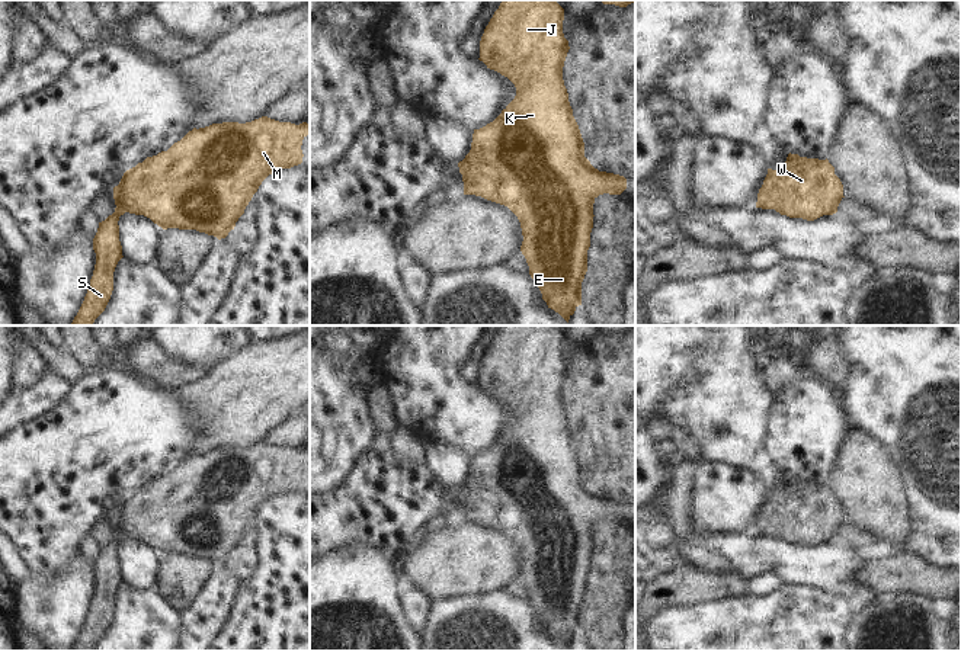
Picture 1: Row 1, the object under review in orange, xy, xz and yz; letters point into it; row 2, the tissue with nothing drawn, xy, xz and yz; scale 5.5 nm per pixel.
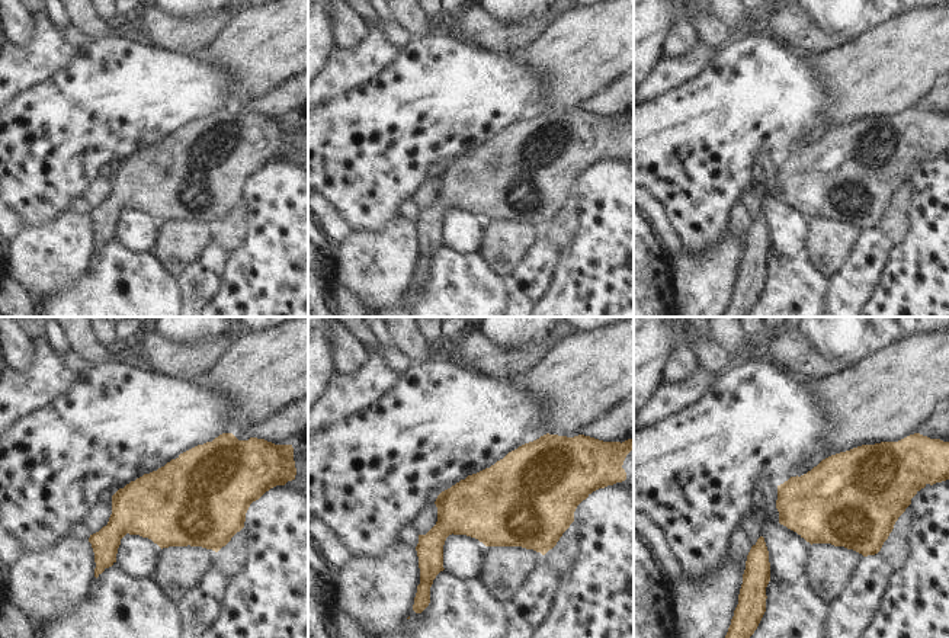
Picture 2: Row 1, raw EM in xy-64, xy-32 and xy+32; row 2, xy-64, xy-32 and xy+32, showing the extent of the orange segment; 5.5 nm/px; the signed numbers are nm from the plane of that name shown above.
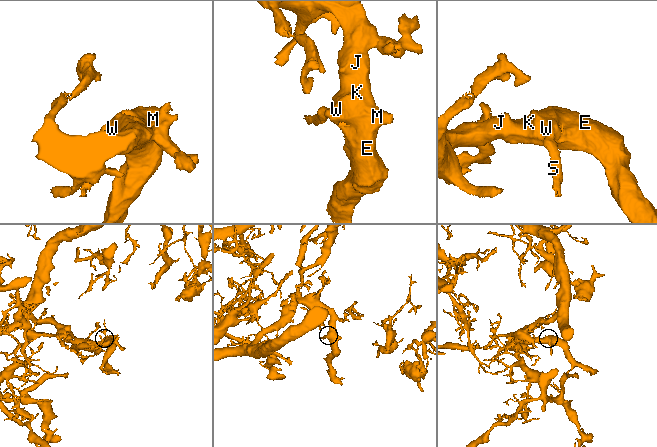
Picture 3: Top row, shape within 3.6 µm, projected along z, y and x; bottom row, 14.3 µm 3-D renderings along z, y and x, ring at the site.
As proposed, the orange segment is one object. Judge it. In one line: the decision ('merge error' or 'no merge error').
no merge error

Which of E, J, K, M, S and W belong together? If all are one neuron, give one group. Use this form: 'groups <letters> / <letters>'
groups E J K M S W

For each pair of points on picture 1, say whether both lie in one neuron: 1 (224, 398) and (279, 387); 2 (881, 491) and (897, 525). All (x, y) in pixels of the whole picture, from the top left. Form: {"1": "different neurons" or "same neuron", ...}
{"1": "same neuron", "2": "same neuron"}

